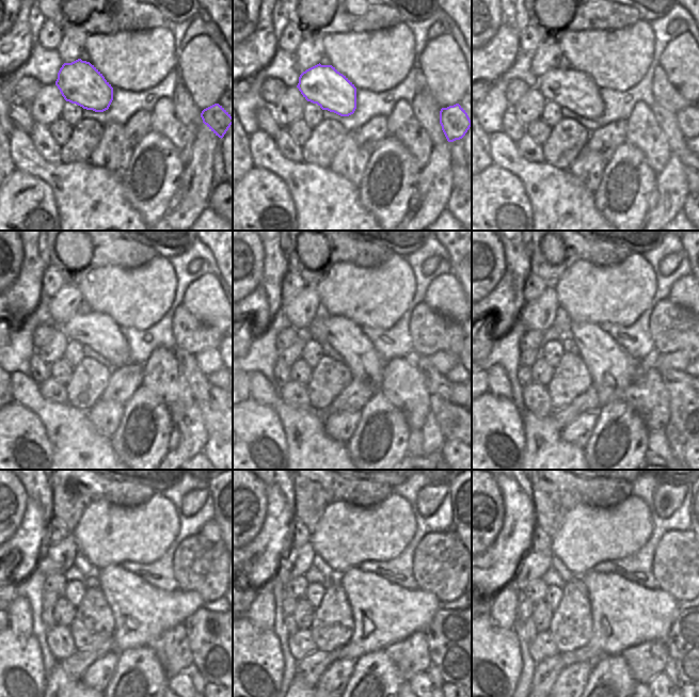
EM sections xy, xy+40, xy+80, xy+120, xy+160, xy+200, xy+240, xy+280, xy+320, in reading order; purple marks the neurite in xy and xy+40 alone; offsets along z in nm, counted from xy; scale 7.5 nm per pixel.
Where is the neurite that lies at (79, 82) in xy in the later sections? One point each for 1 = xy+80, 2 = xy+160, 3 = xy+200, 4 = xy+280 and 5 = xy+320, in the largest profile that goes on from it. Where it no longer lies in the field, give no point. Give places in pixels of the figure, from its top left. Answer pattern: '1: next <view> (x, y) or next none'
1: next xy+80 (570, 89)
2: next xy+160 (359, 353)
3: next xy+200 (613, 369)
4: next xy+280 (384, 613)
5: next xy+320 (624, 614)

